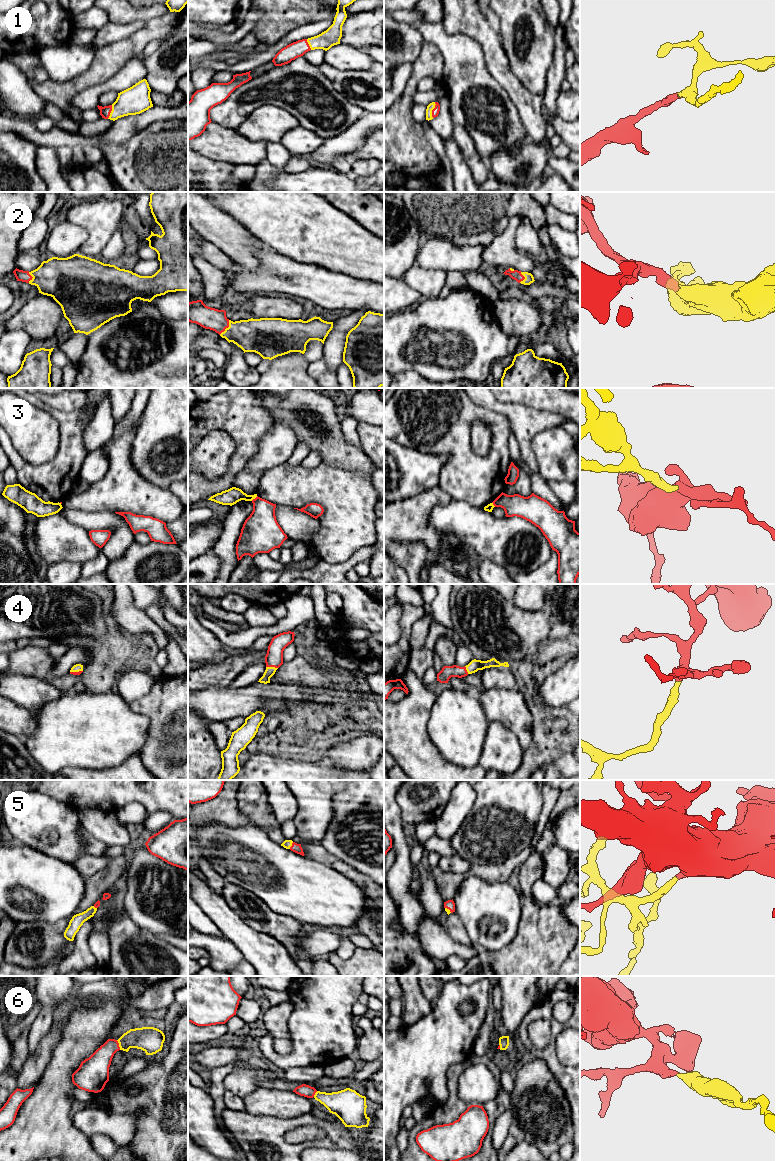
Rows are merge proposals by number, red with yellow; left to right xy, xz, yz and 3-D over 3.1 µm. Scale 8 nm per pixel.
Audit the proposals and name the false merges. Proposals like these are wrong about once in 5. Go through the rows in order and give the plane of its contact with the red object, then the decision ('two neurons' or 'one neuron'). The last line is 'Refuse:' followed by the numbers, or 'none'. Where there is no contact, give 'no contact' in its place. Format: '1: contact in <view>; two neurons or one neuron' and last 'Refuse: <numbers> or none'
1: contact in yz; one neuron
2: contact in xz; one neuron
3: contact in xz; two neurons
4: contact in xz; one neuron
5: contact in xz; one neuron
6: contact in xy; one neuron
Refuse: 3

